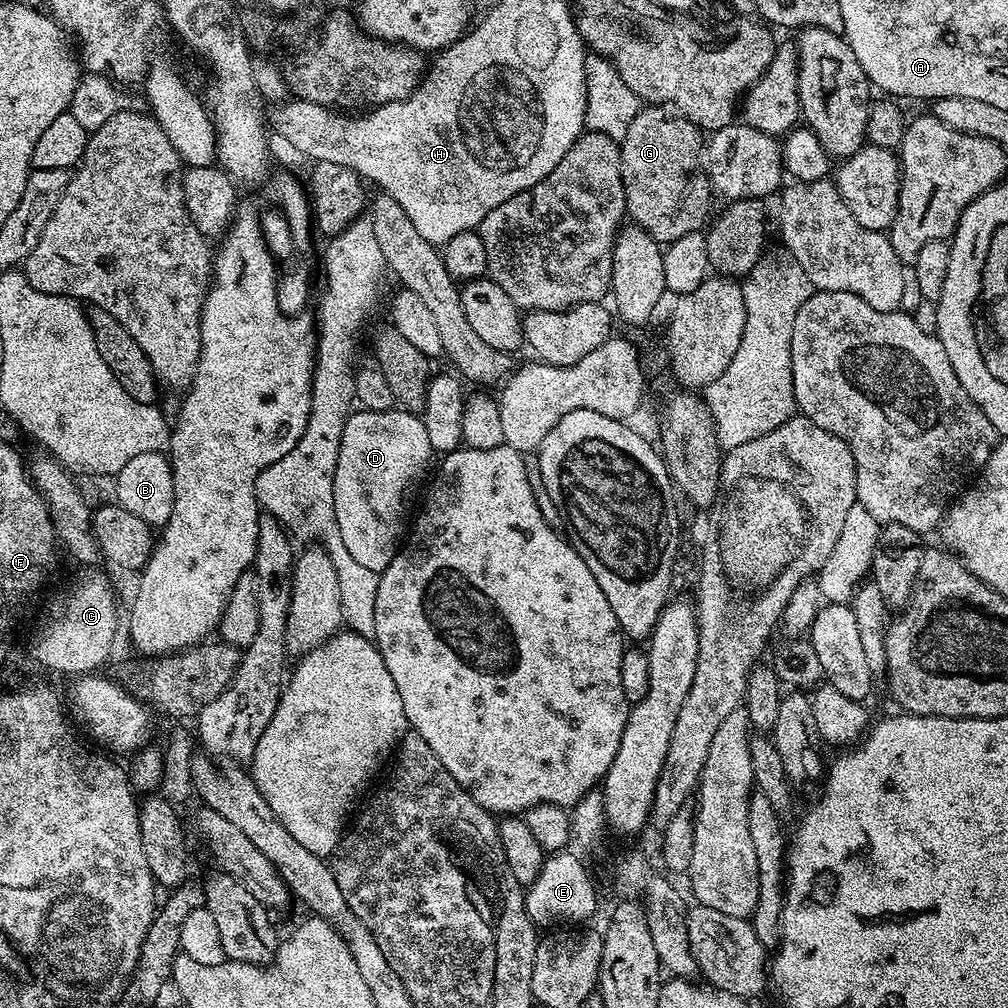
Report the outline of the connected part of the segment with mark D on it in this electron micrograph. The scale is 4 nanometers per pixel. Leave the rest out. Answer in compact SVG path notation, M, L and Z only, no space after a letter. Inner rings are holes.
M356 410L349 415L342 430L338 462L334 470L334 514L338 522L338 534L342 534L342 542L358 566L366 566L366 570L374 570L378 574L390 566L406 532L404 515L408 512L408 495L423 478L428 468L428 459L433 459L433 456L424 421L415 412Z

